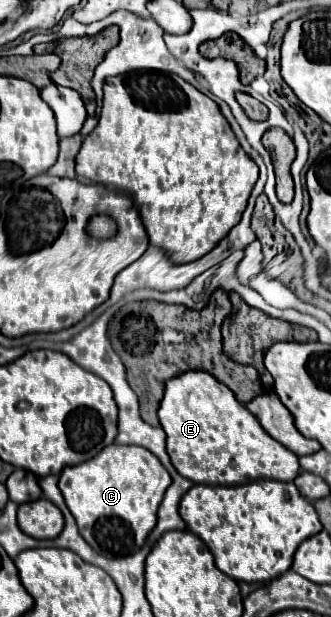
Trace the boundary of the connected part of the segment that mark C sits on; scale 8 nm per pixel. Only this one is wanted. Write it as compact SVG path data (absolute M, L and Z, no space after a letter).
M108 445L90 461L68 467L60 475L60 491L76 517L84 541L104 557L136 553L156 525L156 511L170 475L156 455L136 445Z

